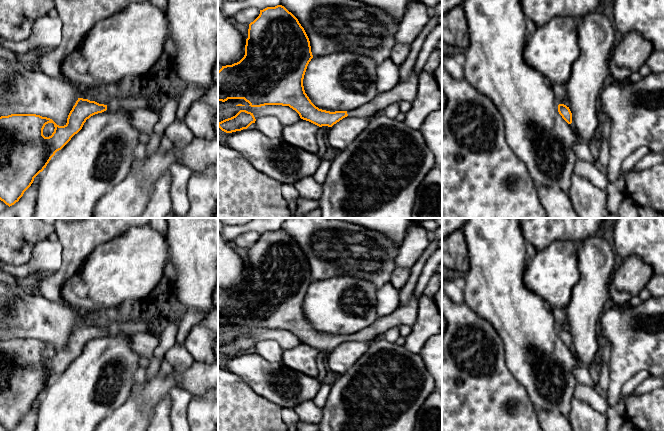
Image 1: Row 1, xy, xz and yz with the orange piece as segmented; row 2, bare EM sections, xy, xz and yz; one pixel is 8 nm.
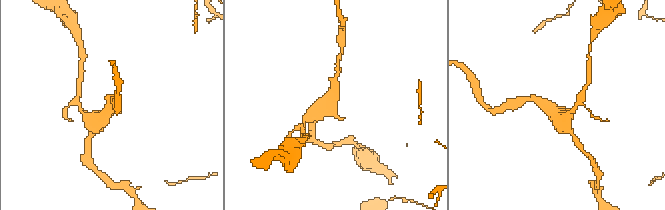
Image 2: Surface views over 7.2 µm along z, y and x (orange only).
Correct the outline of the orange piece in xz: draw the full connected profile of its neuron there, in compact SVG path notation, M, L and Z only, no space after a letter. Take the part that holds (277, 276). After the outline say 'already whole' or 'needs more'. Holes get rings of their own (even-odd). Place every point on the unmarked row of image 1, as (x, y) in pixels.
M282 229L260 234L259 240L249 248L244 281L237 287L222 290L218 295L218 325L244 323L251 331L289 330L303 344L319 351L332 351L345 341L370 343L382 337L390 328L401 325L413 327L417 321L419 299L413 293L405 305L398 306L389 315L377 317L372 325L355 334L330 336L319 333L311 326L303 310L304 299L312 282L309 262L291 236Z | needs more

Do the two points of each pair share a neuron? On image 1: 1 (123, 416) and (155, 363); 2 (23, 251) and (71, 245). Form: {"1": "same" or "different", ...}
{"1": "different", "2": "different"}

